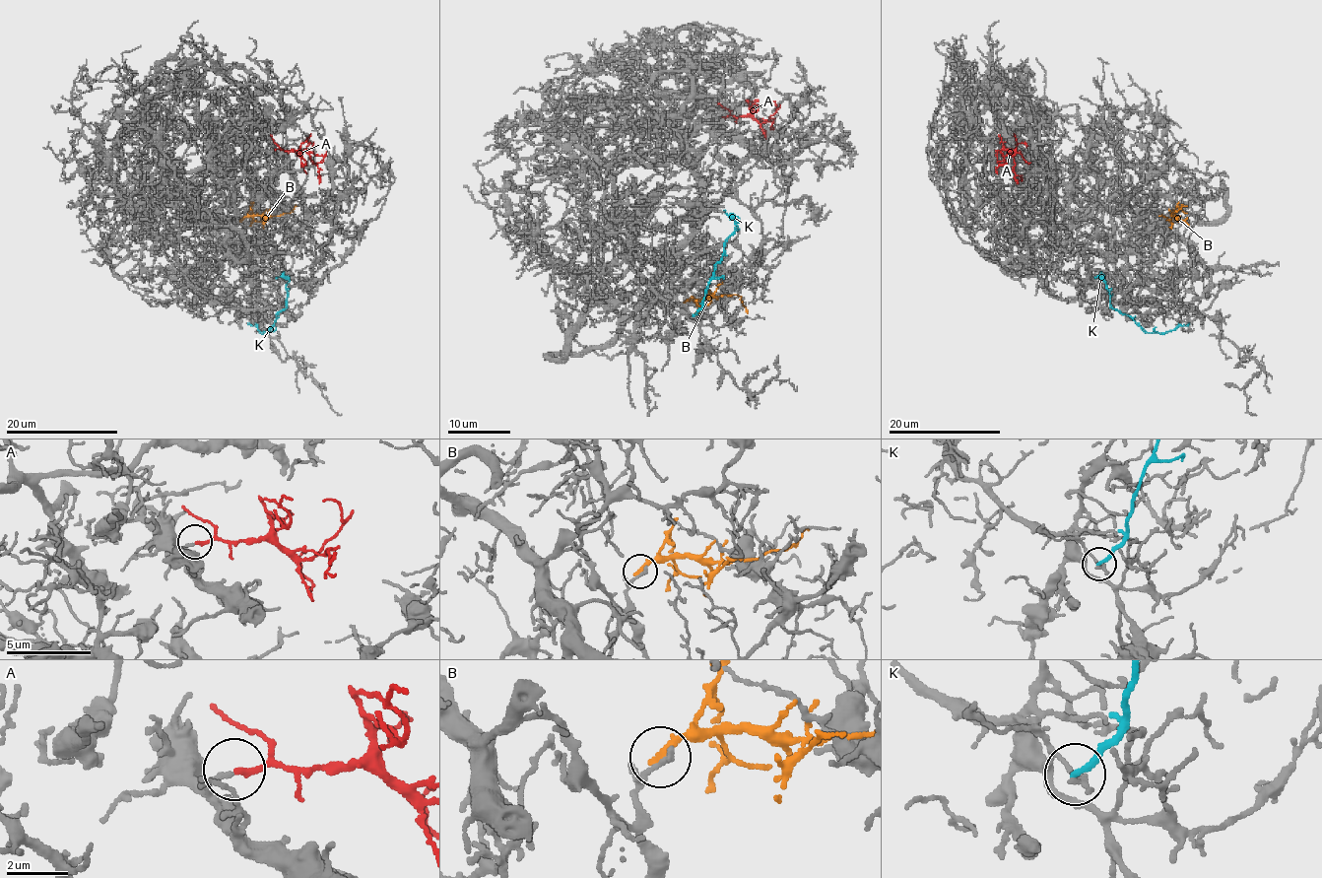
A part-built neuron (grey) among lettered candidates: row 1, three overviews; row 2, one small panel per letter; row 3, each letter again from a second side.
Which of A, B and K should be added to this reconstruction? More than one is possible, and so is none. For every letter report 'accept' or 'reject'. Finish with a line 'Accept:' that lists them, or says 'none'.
A: accept
B: reject
K: reject
Accept: A

